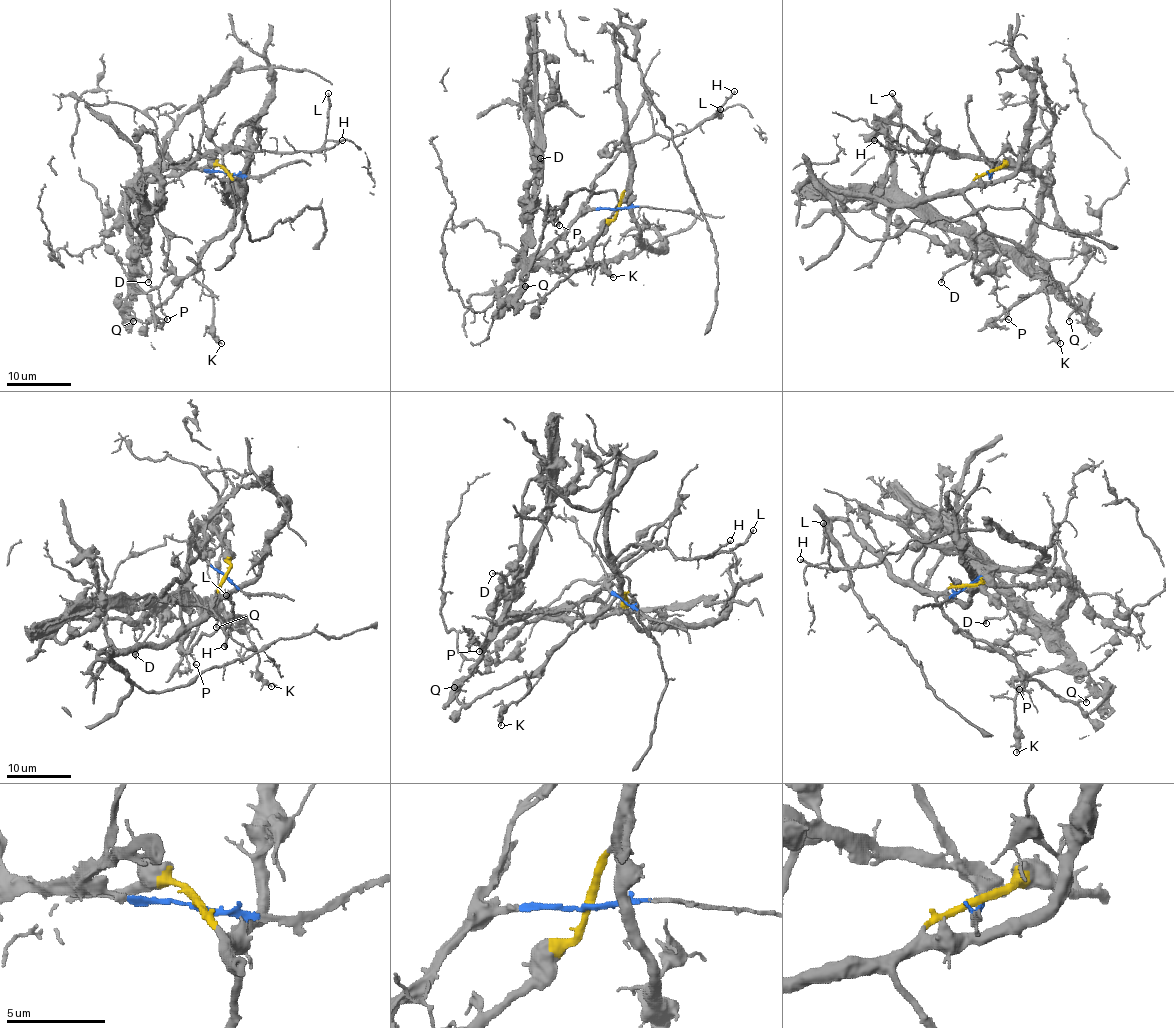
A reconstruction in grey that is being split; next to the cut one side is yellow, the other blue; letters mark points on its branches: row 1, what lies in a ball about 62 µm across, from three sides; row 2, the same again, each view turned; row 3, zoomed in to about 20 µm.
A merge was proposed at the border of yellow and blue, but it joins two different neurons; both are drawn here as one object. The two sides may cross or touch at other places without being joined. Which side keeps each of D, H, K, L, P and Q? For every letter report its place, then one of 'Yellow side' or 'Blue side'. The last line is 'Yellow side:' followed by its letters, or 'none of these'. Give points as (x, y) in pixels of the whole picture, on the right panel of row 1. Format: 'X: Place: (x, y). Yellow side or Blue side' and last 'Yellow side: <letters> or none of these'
D: Place: (941, 282). Blue side
H: Place: (874, 140). Yellow side
K: Place: (1060, 343). Yellow side
L: Place: (892, 93). Yellow side
P: Place: (1008, 319). Yellow side
Q: Place: (1069, 321). Blue side
Yellow side: H, K, L, P

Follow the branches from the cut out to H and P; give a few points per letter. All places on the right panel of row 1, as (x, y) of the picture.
H: (991, 171), (980, 175), (960, 189), (931, 195), (923, 192), (930, 150), (888, 149), (873, 139)
P: (991, 171), (965, 191), (983, 229), (973, 237), (972, 271), (996, 281), (994, 294), (1009, 319)

